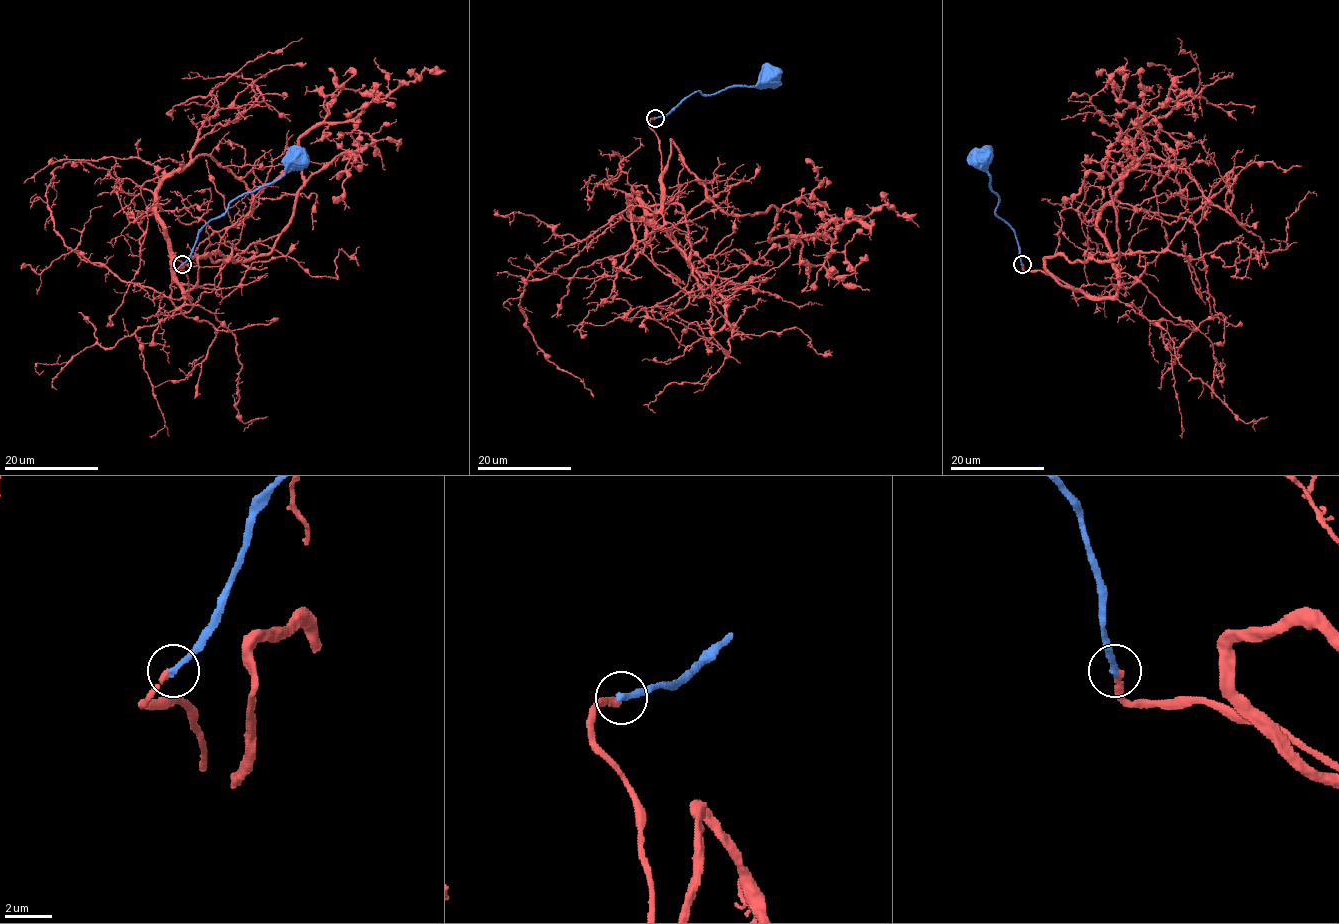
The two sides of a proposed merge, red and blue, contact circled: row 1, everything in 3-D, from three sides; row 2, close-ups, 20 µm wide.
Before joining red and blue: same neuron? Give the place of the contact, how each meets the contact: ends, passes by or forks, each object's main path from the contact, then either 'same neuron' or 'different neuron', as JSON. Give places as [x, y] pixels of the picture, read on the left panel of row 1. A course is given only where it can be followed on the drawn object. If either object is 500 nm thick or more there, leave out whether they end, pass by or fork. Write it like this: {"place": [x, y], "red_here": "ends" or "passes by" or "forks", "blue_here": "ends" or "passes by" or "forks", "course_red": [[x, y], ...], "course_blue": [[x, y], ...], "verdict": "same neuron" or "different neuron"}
{"place": [182, 264], "red_here": "ends", "blue_here": "ends", "course_red": [[182, 265], [189, 296], [231, 260], [266, 255], [303, 186], [297, 141], [352, 121], [425, 69], [445, 72]], "course_blue": [[182, 265], [191, 252], [198, 232], [224, 213], [228, 205], [274, 182], [295, 161]], "verdict": "different neuron"}

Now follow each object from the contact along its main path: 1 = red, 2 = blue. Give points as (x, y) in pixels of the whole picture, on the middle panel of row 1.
1: (655, 118), (663, 201), (697, 180), (731, 214), (774, 206), (770, 240), (834, 239), (884, 205), (918, 227)
2: (655, 118), (664, 116), (697, 91), (710, 94), (734, 86), (755, 86), (768, 77)

